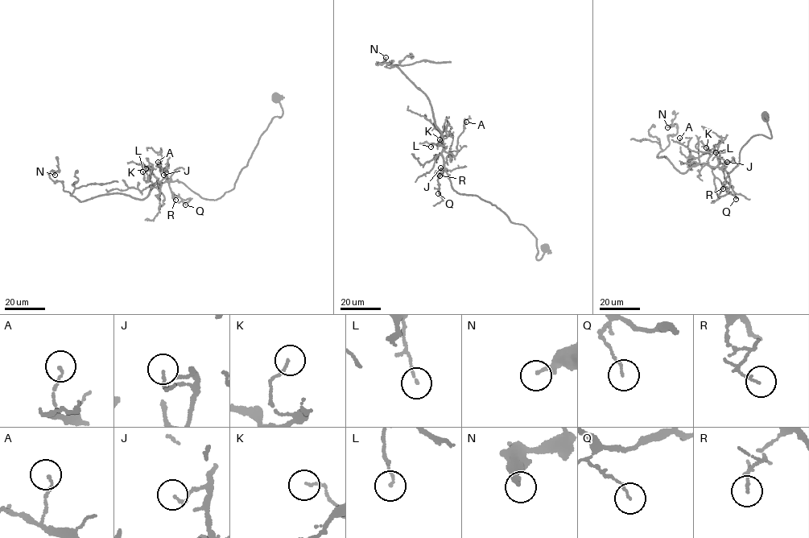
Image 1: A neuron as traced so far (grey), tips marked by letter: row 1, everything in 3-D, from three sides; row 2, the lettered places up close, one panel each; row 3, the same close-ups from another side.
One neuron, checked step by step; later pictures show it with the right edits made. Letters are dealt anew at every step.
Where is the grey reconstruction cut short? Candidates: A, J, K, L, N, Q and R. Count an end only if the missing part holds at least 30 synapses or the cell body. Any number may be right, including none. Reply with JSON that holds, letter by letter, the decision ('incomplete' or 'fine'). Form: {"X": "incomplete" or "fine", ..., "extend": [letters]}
{"A": "fine", "J": "fine", "K": "fine", "L": "fine", "N": "fine", "Q": "fine", "R": "fine", "extend": []}

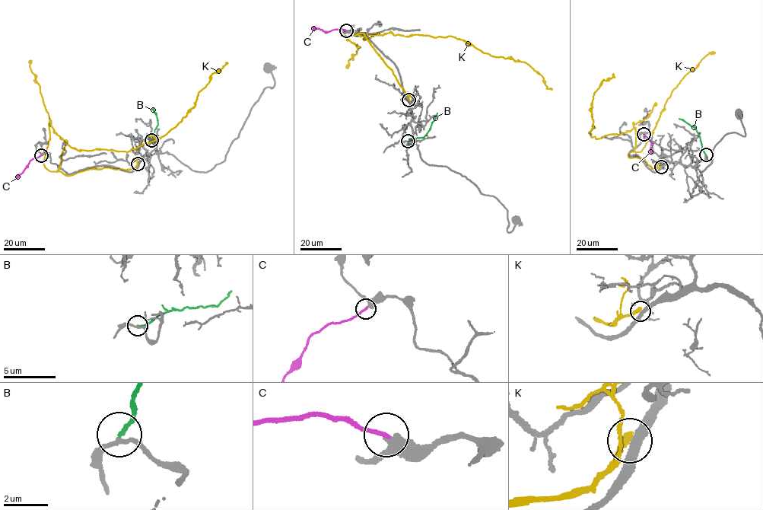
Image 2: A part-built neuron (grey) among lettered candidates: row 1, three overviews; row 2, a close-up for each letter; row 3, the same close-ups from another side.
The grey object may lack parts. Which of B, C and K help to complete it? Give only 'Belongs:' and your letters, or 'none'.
Belongs: C

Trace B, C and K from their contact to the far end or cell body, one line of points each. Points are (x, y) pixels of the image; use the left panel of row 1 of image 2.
B: (151, 140), (158, 120), (152, 109)
C: (41, 155), (30, 160), (16, 177)
K: (138, 164), (70, 175), (58, 170), (67, 145), (128, 151), (158, 139), (186, 115), (211, 75), (227, 62)

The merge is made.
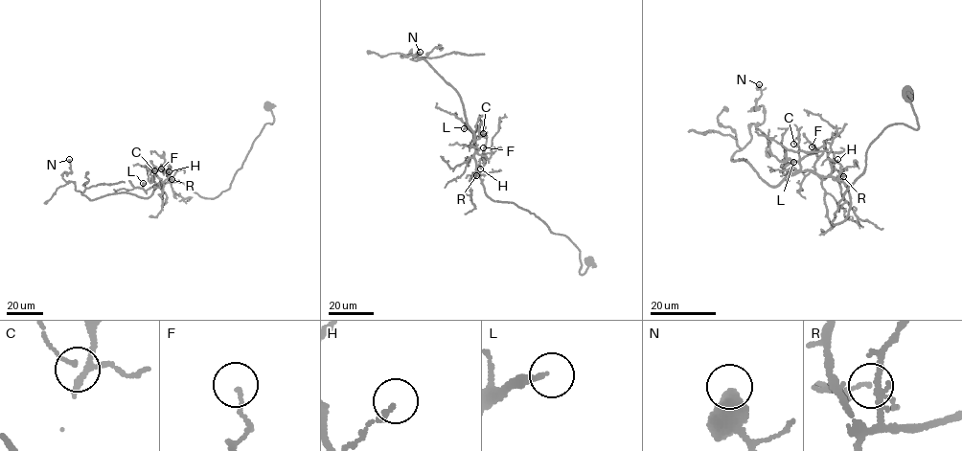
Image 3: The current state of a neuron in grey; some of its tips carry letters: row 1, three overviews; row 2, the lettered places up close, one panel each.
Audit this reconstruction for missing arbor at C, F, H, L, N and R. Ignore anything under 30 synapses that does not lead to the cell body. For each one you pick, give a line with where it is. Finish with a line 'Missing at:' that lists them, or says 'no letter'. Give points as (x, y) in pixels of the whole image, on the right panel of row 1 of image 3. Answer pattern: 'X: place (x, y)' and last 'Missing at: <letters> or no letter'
F: place (812, 146)
Missing at: F

